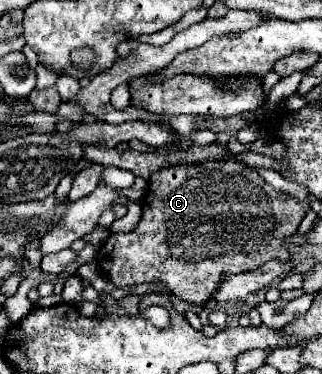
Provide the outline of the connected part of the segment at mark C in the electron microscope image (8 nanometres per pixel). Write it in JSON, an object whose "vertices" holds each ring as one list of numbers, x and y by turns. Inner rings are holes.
{"vertices":[[234,159,176,165,150,177,140,223,130,233,112,233,98,251,98,265,120,289,158,279,166,283,176,297,188,303,204,303,226,275,254,271,270,259,278,259,282,263,288,261,290,253,286,249,286,239,296,233,302,217,304,211,296,199,272,189,260,177,258,169,250,165]]}

